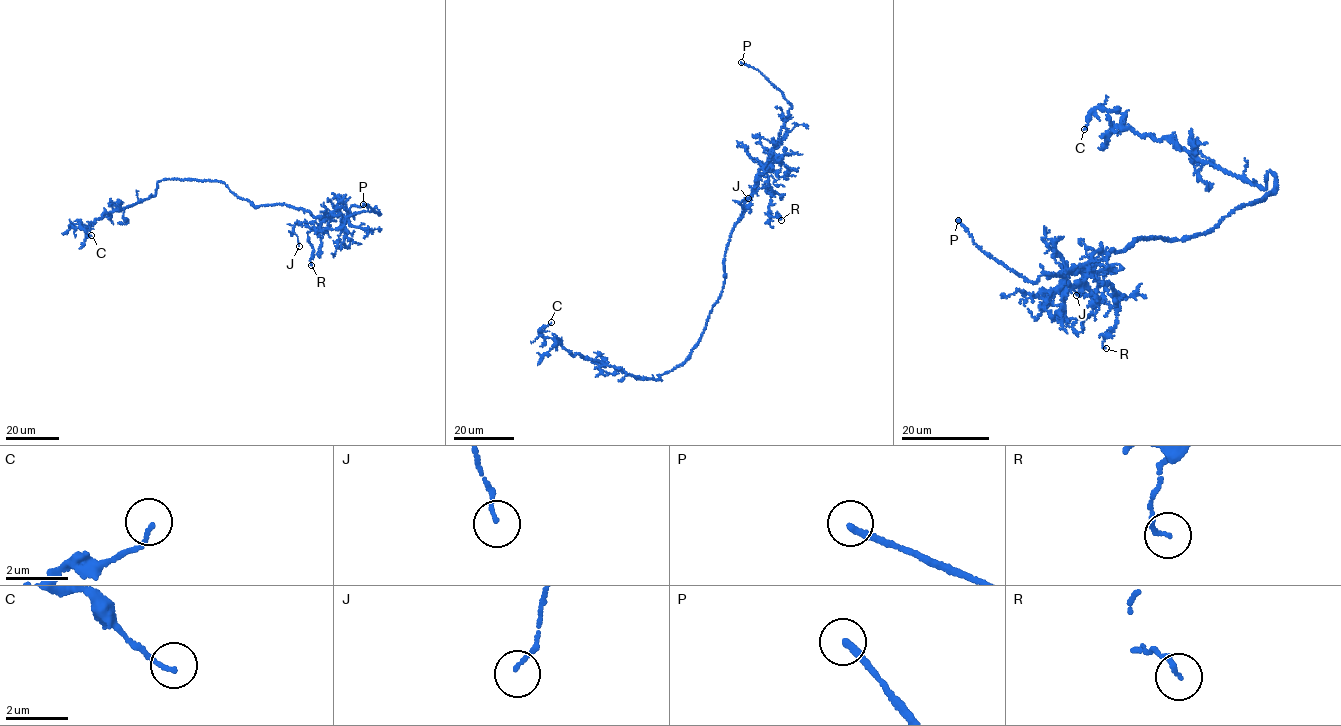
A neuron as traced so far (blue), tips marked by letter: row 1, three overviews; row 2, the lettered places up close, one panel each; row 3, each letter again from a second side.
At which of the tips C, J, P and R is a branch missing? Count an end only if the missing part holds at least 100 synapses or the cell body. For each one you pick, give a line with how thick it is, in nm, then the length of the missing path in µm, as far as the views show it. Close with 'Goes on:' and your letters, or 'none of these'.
P: Thickness 240 nm. Missing length about 30 µm
Goes on: P

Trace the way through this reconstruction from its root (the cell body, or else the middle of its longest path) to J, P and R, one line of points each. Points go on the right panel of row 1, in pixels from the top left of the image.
J: (1214, 227), (1170, 241), (1138, 238), (1093, 266), (1066, 273), (1062, 288), (1107, 270), (1085, 275), (1076, 295)
P: (1214, 227), (1170, 241), (1138, 238), (1093, 266), (1064, 277), (1042, 274), (1032, 283), (992, 258), (958, 220)
R: (1214, 227), (1170, 241), (1138, 238), (1093, 266), (1081, 267), (1119, 294), (1106, 348)

